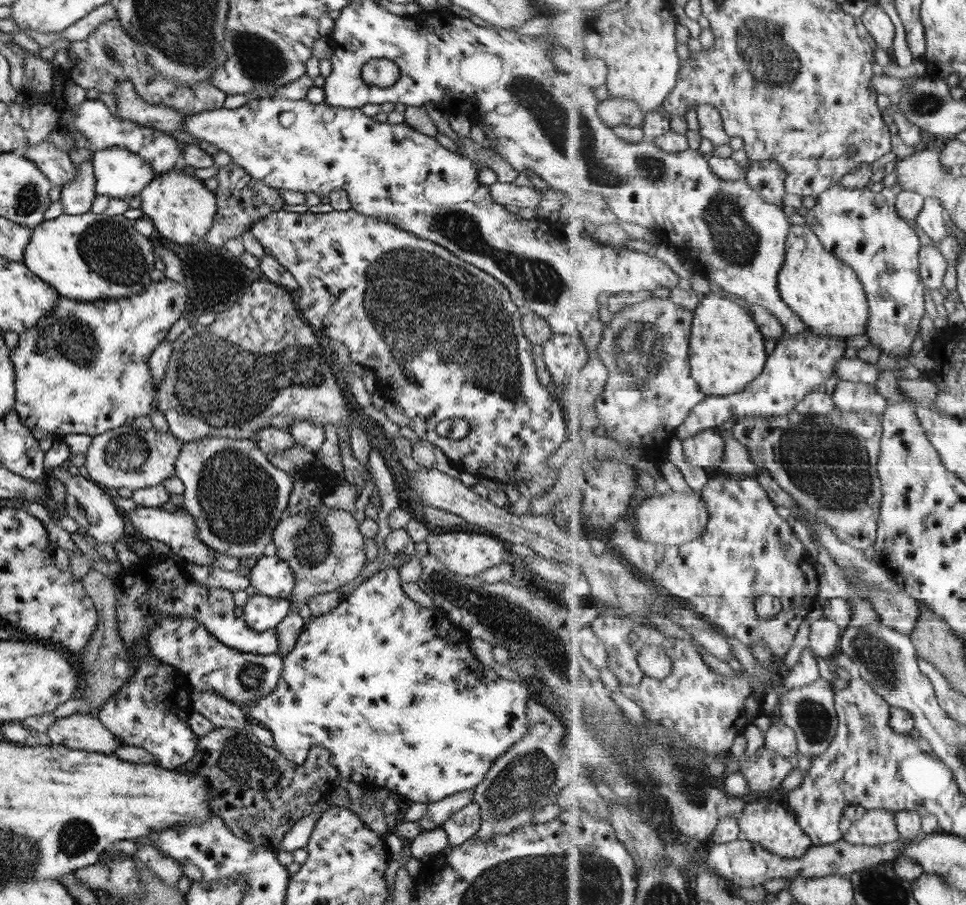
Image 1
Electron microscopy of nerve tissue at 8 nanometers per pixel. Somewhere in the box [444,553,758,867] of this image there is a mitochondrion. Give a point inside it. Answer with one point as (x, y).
(526, 780)

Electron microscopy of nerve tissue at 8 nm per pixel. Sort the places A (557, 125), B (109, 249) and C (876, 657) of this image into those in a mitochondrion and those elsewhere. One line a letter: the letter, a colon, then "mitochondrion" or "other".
A: mitochondrion
B: mitochondrion
C: mitochondrion

